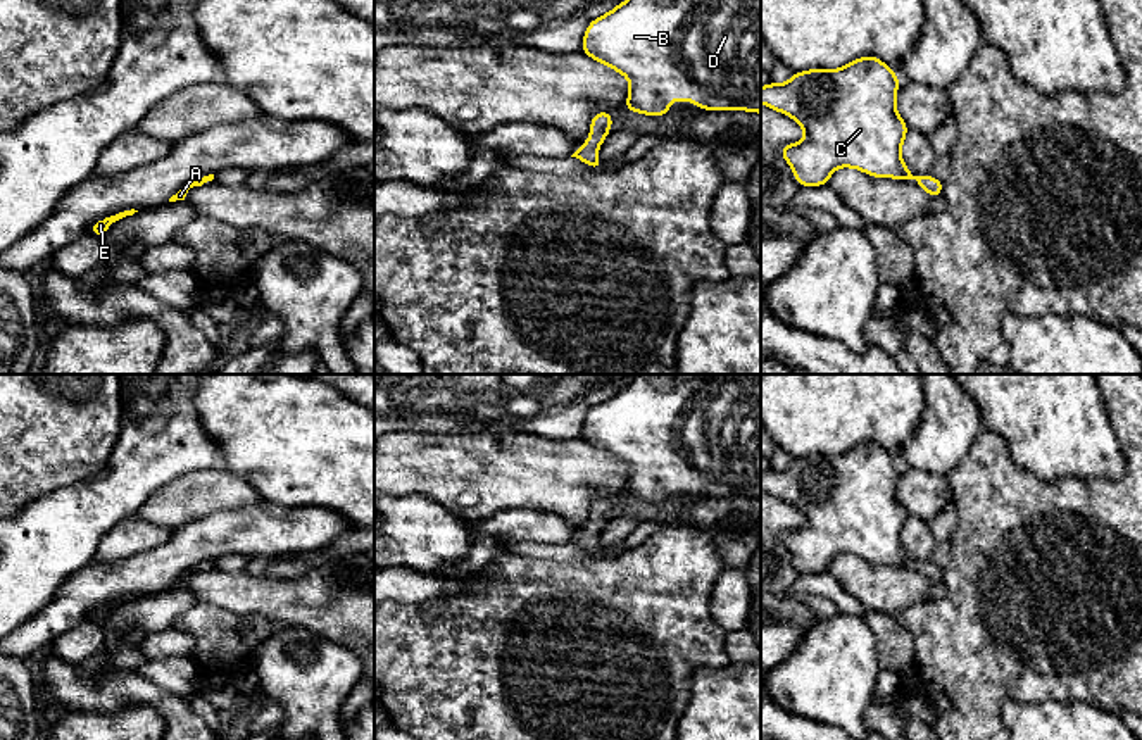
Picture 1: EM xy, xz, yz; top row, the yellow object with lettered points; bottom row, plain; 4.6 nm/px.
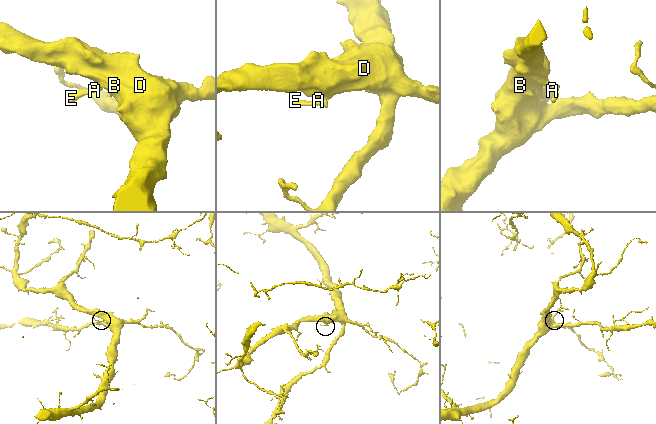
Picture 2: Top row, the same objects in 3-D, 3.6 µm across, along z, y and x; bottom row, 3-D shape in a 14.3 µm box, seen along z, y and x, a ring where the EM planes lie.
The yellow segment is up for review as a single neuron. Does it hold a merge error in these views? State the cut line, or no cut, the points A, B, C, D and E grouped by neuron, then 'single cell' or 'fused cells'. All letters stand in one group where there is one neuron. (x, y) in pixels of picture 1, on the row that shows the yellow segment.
no cut; A B C D E; single cell

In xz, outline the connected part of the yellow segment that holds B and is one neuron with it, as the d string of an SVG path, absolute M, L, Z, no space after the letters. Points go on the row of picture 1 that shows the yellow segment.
M624 0L588 22L581 52L628 78L626 110L659 117L675 110L669 100L688 100L702 110L761 114L761 0Z

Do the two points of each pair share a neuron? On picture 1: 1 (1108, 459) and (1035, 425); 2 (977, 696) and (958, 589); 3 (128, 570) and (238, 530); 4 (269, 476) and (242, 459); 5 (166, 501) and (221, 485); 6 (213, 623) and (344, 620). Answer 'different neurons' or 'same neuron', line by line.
1: same neuron
2: same neuron
3: same neuron
4: same neuron
5: same neuron
6: different neurons

